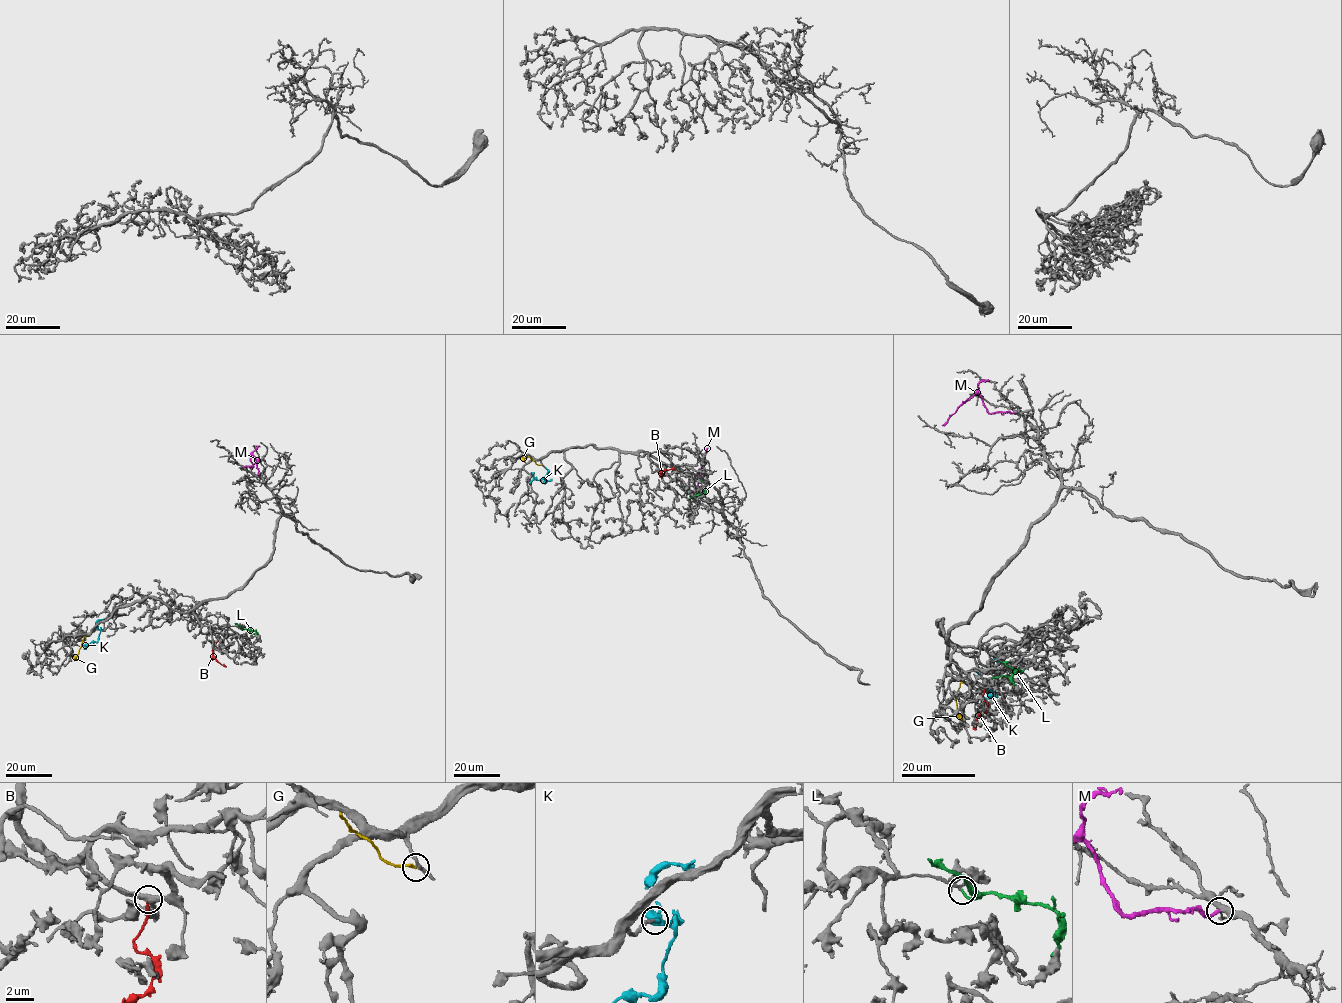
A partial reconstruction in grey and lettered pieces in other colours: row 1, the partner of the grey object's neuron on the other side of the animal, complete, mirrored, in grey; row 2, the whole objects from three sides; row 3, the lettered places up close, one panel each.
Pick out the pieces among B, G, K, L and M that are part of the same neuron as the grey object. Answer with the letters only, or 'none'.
K, M

